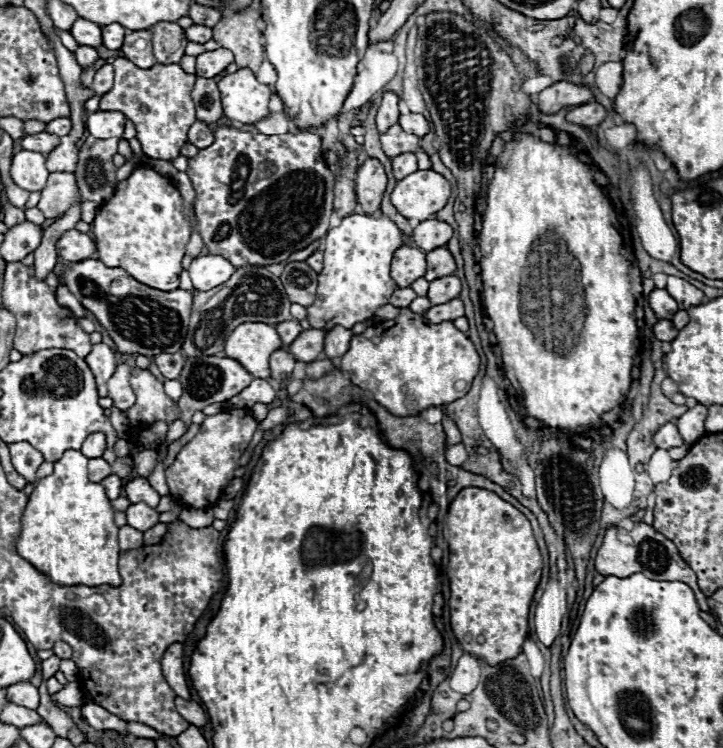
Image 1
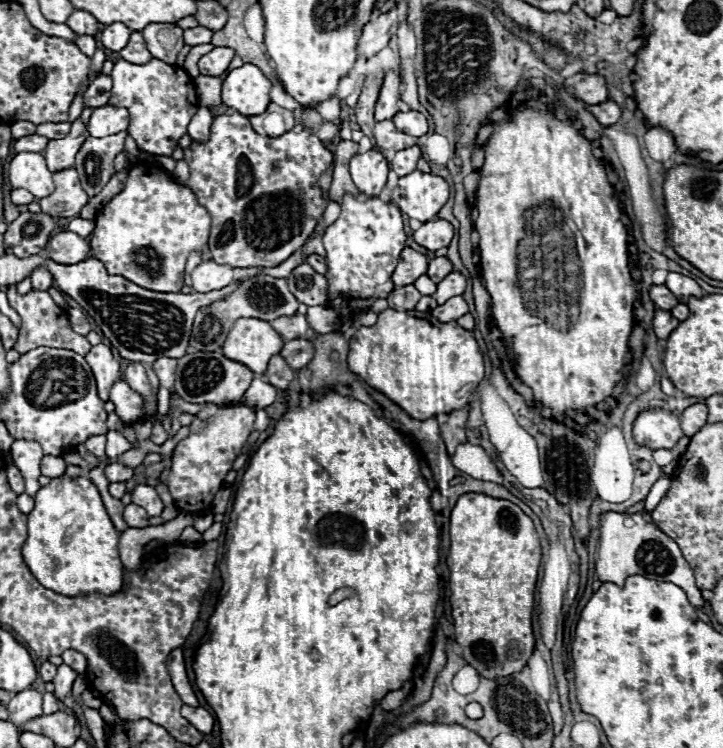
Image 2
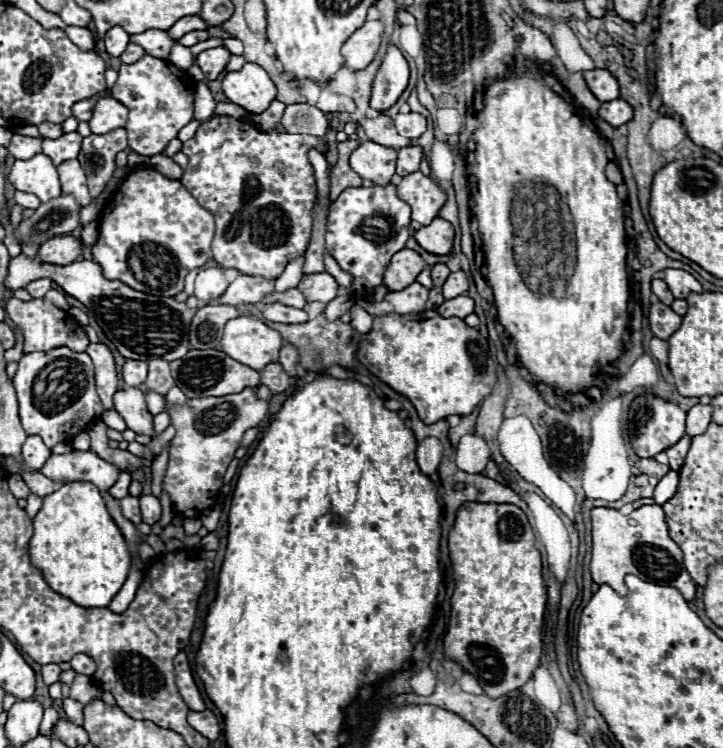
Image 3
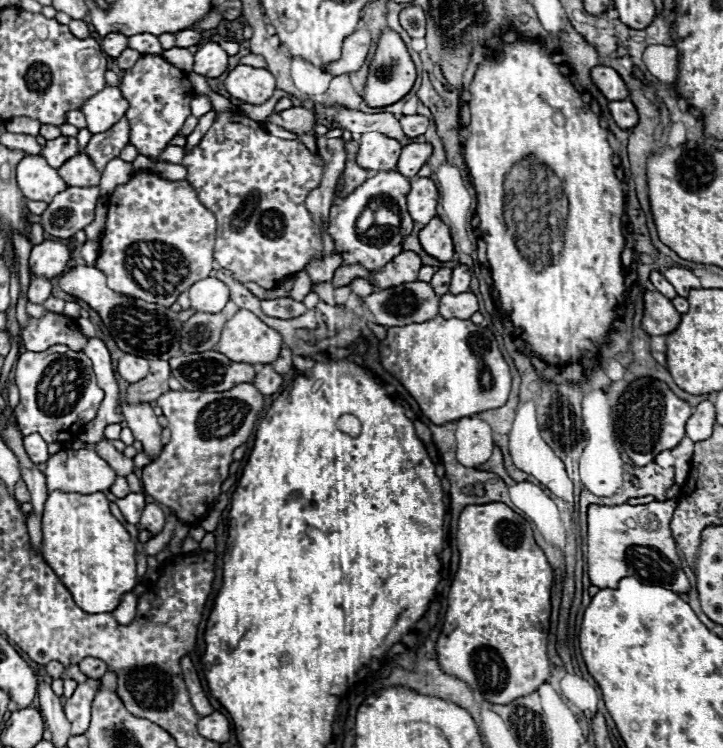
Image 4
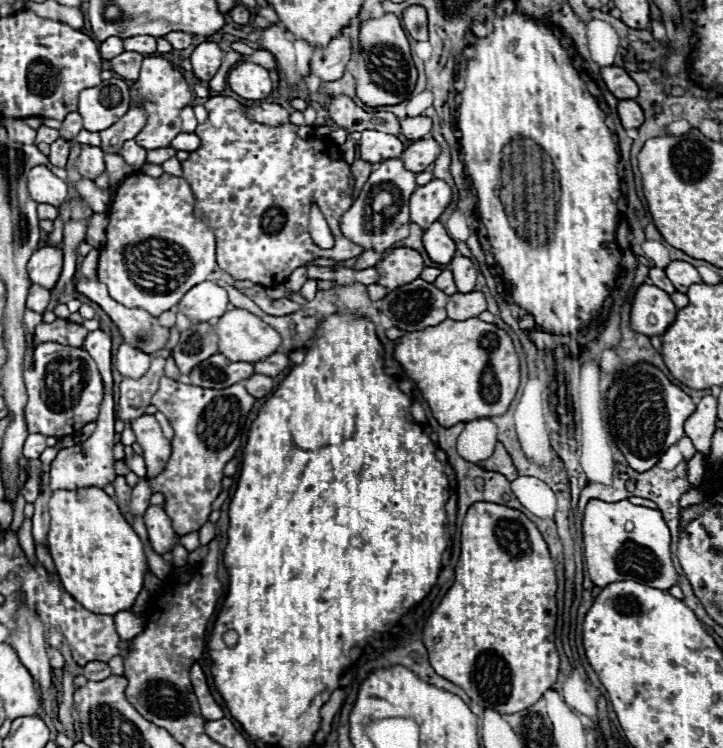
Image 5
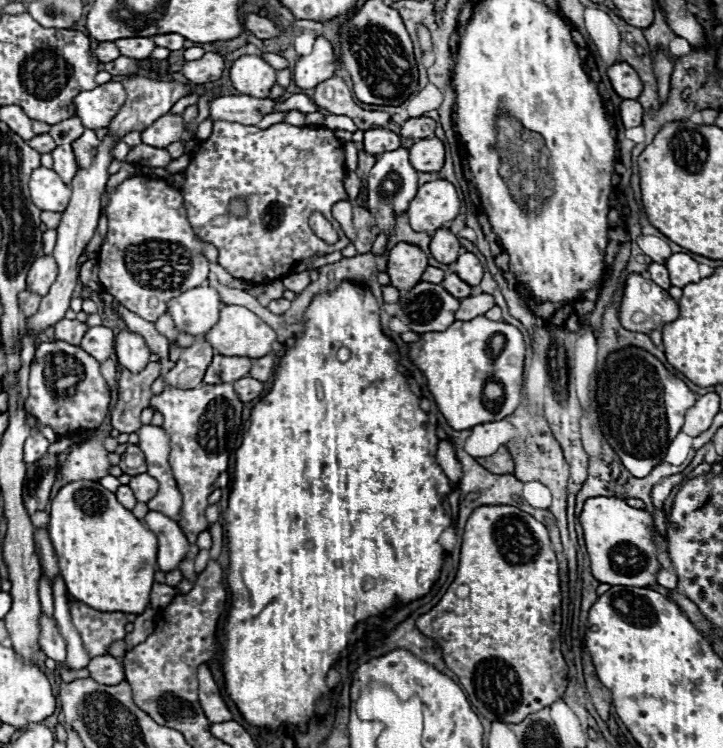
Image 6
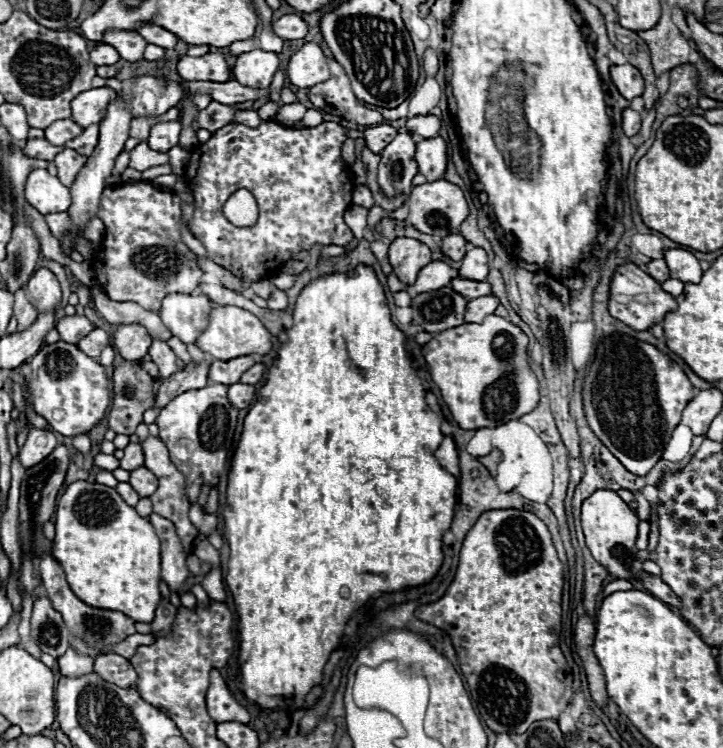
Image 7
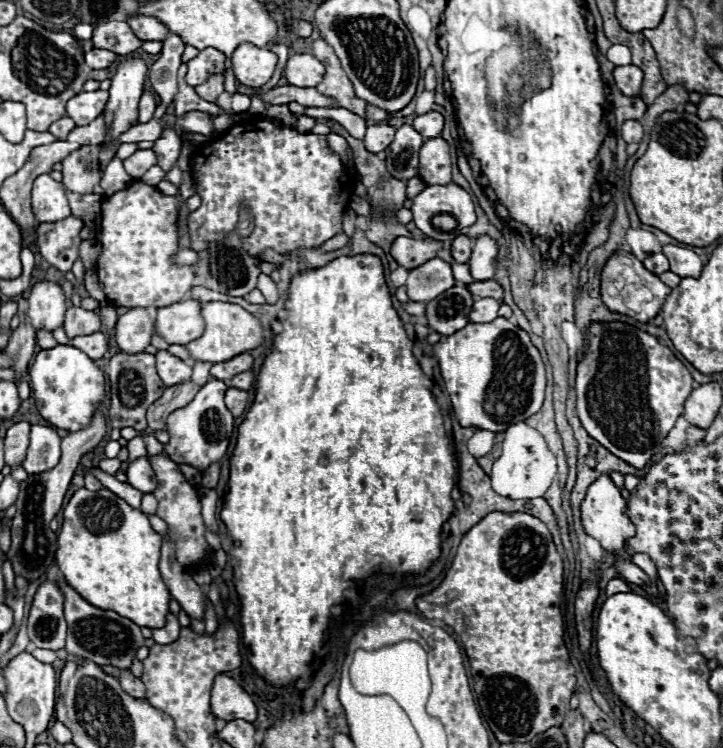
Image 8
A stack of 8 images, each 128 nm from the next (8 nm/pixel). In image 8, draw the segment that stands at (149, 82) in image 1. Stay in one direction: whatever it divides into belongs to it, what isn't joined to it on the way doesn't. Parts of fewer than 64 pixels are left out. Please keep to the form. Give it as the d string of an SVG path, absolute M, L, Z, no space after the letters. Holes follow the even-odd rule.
M166 128L162 130L160 138L154 142L152 150L158 156L158 166L162 170L170 170L170 166L176 162L176 158L180 156L180 148L182 148L182 138L176 130Z

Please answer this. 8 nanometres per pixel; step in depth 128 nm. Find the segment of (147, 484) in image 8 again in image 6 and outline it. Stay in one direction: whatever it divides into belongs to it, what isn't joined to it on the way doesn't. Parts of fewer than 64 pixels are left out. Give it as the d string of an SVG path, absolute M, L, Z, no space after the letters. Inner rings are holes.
M148 474L132 476L128 486L132 488L132 492L138 498L138 502L148 502L158 492L158 482L152 476L148 476Z

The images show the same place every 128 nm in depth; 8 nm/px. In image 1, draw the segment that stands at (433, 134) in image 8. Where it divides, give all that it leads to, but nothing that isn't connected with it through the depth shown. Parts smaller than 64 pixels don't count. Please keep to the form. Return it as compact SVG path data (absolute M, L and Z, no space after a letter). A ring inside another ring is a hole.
M406 114L406 116L400 116L400 122L398 124L402 126L404 132L414 132L416 136L424 136L430 130L428 128L428 122L426 122L426 118L422 114Z

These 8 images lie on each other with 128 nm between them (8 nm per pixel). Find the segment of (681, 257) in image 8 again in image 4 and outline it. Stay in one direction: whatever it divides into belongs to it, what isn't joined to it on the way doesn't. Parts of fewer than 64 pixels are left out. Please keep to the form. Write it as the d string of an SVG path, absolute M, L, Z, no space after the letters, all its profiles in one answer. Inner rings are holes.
M680 266L666 268L666 270L664 270L664 278L676 288L678 296L682 296L682 298L686 298L692 288L698 288L698 286L700 286L700 280L698 280L690 270L680 268Z

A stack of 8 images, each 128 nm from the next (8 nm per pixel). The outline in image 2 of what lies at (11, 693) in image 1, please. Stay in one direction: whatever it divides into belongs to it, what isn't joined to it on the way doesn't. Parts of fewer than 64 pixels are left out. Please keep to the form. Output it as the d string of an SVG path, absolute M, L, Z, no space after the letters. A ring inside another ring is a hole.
M30 688L18 692L18 694L8 702L8 712L10 712L10 718L8 718L8 720L10 720L14 726L18 726L20 732L22 732L22 724L24 724L26 720L36 718L36 716L42 714L42 694L36 692L36 690L30 690Z

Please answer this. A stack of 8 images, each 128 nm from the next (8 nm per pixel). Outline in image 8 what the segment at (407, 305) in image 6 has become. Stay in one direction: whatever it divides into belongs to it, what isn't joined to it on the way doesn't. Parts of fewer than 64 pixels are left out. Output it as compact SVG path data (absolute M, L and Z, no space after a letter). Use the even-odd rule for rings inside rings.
M454 286L426 304L428 326L438 334L450 336L450 332L458 332L458 328L464 328L470 322L468 314L472 304L474 300L468 288Z

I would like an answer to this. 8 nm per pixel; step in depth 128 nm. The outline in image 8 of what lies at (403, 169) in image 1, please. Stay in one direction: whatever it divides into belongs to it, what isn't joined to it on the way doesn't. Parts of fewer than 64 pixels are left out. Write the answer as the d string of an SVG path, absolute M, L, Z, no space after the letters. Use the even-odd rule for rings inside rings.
M430 138L420 148L420 178L426 184L450 184L450 146L444 138Z

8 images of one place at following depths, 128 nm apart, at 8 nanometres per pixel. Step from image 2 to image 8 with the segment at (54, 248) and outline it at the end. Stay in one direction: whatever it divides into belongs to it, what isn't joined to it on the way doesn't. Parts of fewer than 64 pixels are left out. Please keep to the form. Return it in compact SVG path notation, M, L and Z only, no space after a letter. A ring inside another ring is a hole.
M40 280L30 288L28 294L28 316L34 324L36 330L54 330L62 326L64 314L66 314L66 300L64 300L64 290L58 282L50 280Z

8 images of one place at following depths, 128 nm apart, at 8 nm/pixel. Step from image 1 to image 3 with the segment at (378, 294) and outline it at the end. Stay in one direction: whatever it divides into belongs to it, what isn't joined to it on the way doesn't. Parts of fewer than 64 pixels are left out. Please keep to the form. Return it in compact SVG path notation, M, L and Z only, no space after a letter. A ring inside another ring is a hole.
M360 186L346 188L338 200L330 204L330 216L326 224L326 250L334 256L338 266L352 276L352 286L346 288L352 300L368 298L378 286L384 286L384 270L390 258L406 246L410 238L410 206L396 196L396 186ZM380 216L390 228L388 234L376 228L364 226L364 220Z

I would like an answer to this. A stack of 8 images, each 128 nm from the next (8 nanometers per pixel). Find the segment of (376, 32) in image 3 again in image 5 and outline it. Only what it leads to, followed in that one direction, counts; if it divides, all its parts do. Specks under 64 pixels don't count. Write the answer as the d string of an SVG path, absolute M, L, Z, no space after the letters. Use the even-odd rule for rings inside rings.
M342 36L342 38L334 38L326 48L314 50L310 68L324 82L332 82L344 76L350 60L352 60L352 42Z

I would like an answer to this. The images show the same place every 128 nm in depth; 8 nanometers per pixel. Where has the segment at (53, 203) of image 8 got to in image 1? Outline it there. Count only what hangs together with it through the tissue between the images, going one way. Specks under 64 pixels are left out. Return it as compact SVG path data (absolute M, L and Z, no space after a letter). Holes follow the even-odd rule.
M22 150L18 154L14 154L12 160L12 180L16 182L16 186L30 190L30 192L40 192L46 186L48 180L48 170L44 166L44 156L40 152L30 152L30 150Z

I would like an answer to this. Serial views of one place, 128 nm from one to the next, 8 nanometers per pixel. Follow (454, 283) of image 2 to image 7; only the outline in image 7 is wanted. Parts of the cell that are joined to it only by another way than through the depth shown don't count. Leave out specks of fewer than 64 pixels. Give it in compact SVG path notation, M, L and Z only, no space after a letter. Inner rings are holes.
M472 248L462 258L462 266L458 268L460 276L470 276L470 280L486 280L488 276L488 256L482 248Z

